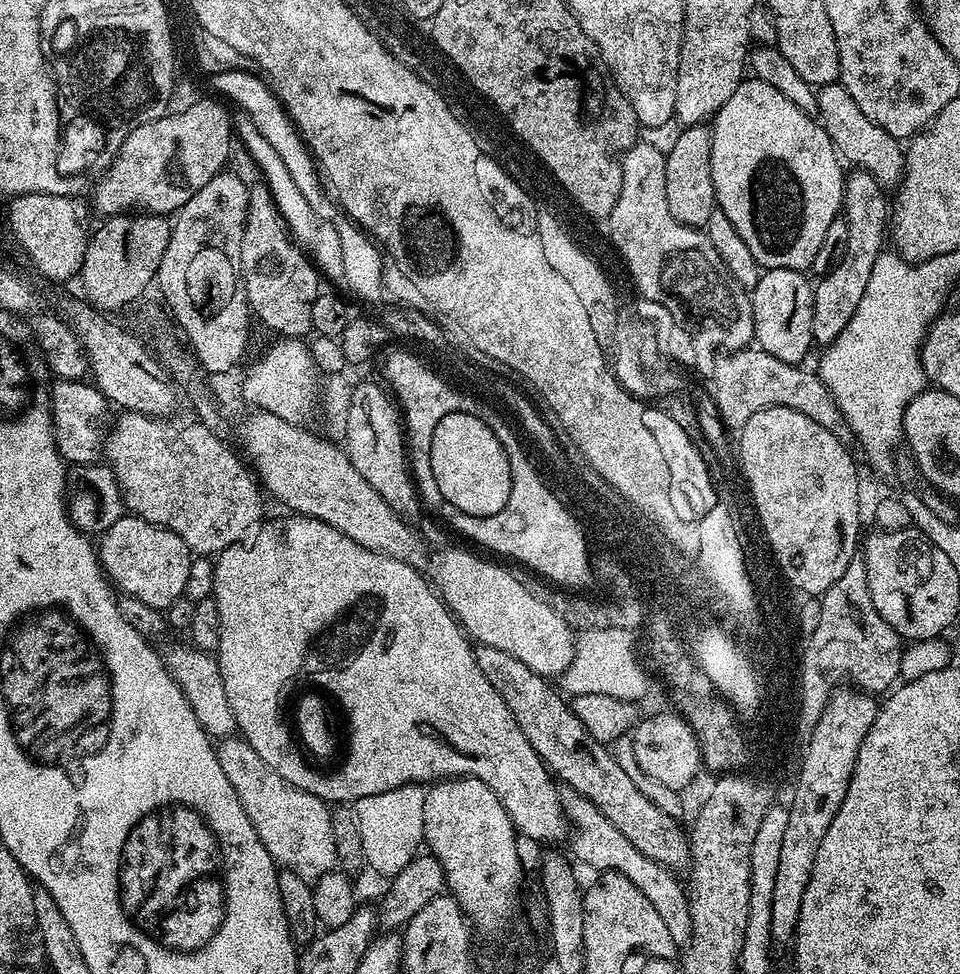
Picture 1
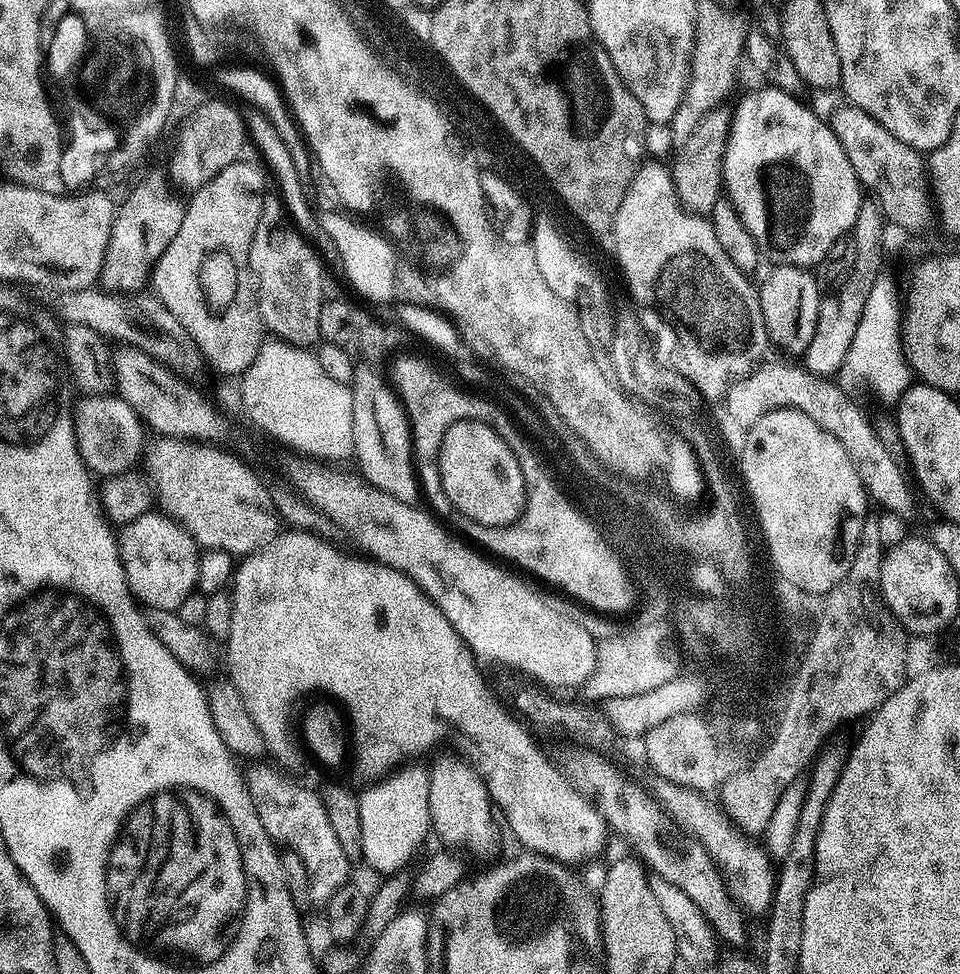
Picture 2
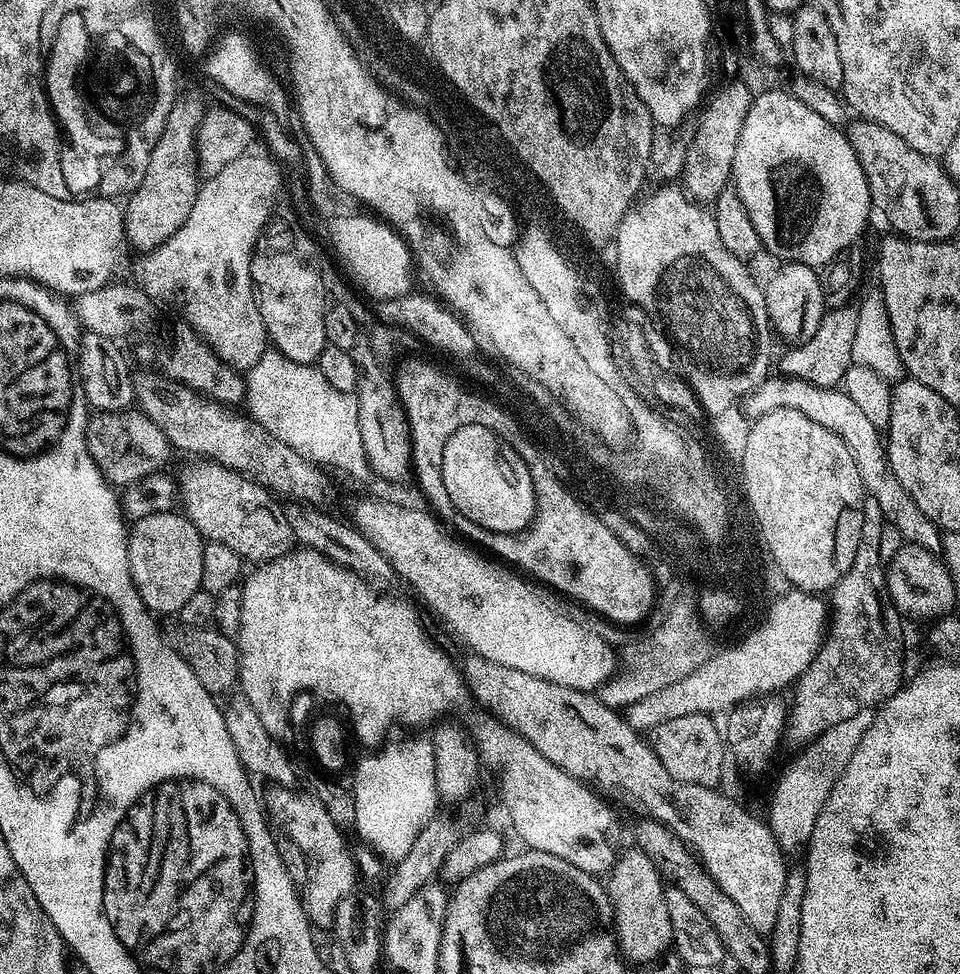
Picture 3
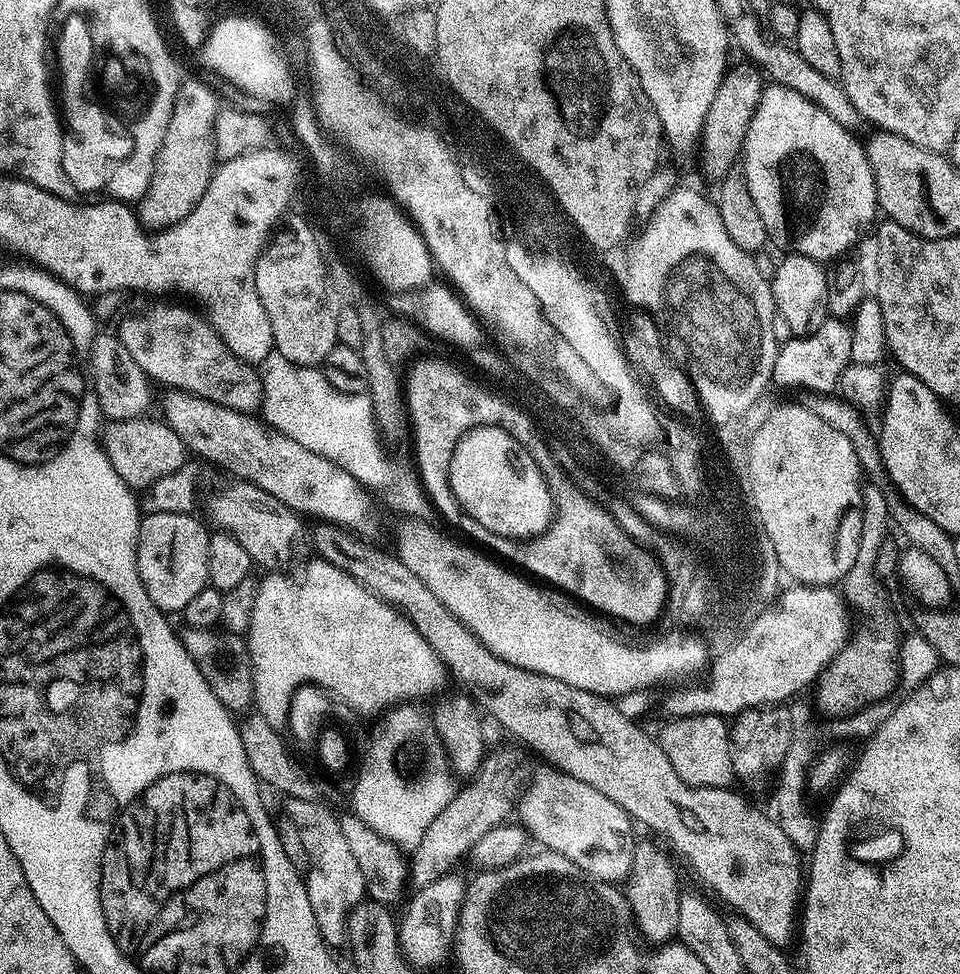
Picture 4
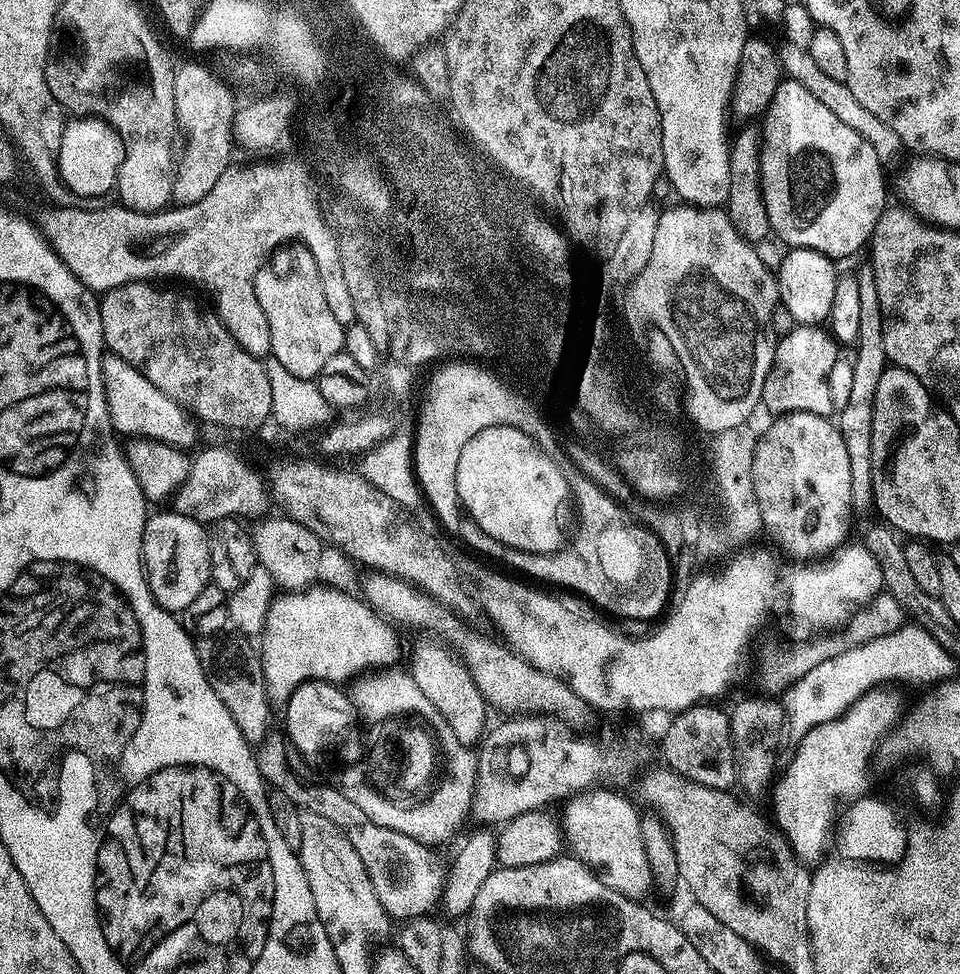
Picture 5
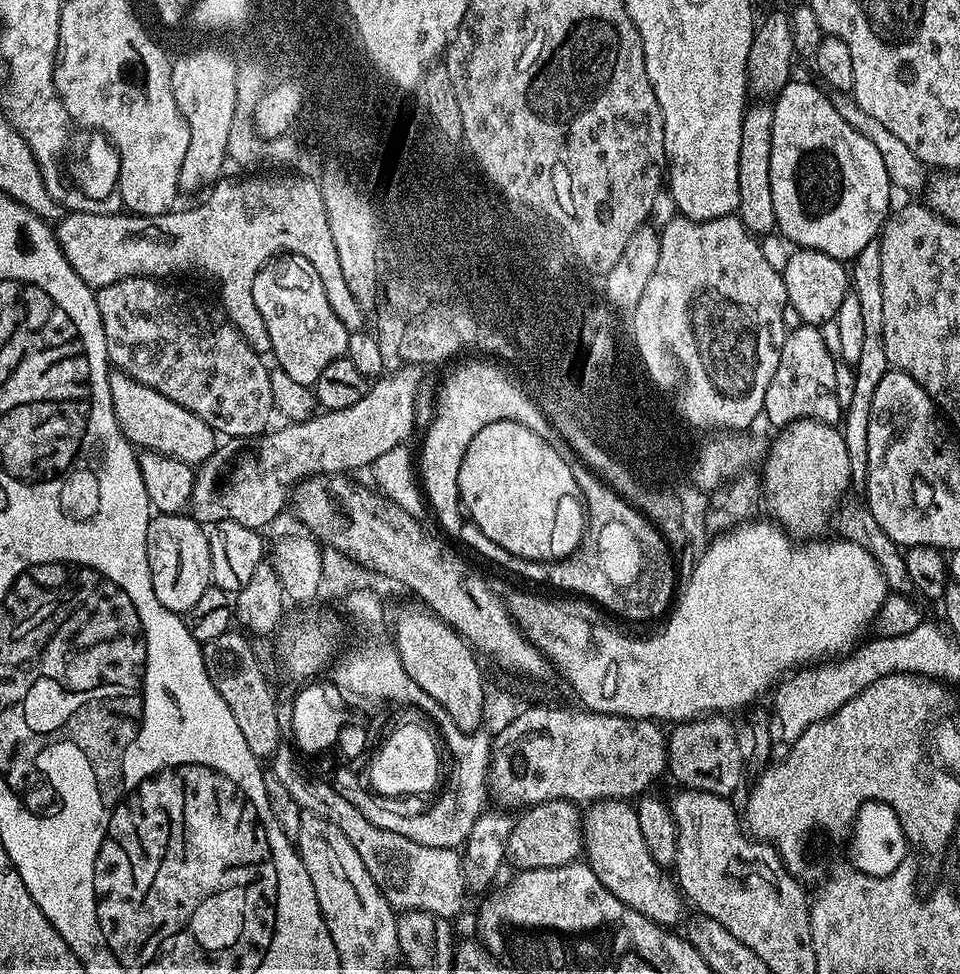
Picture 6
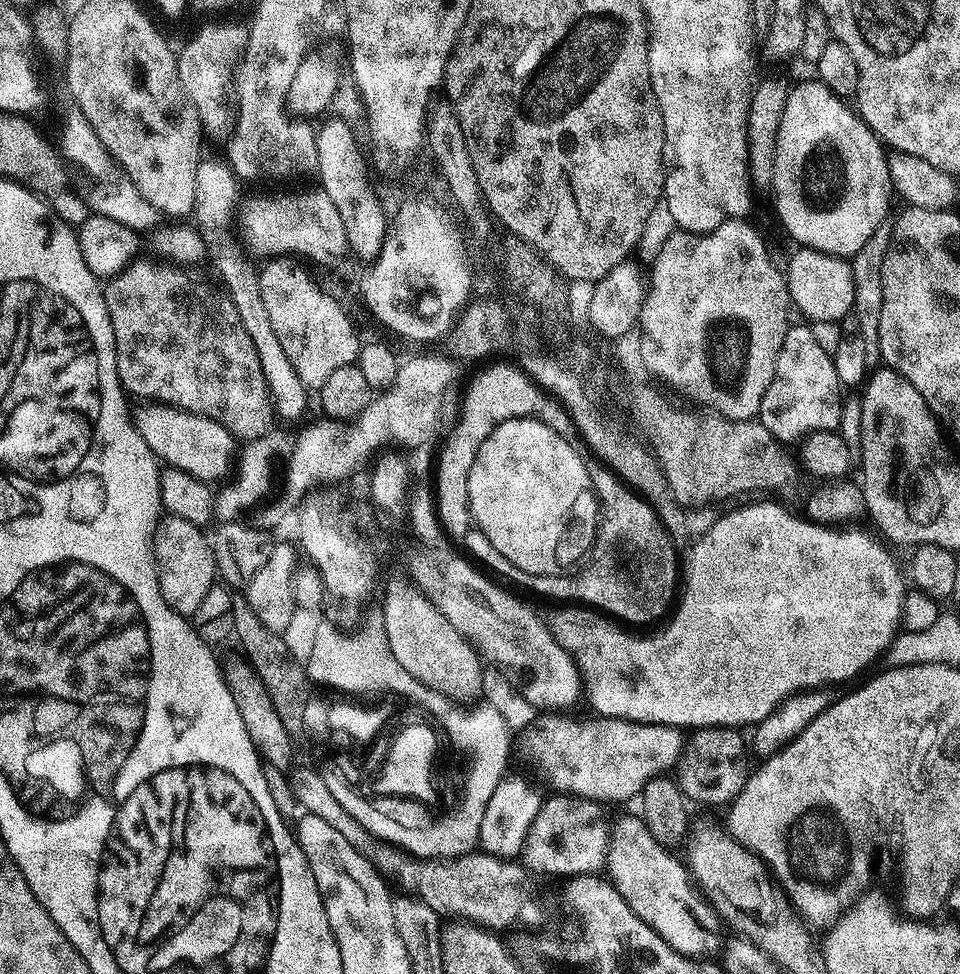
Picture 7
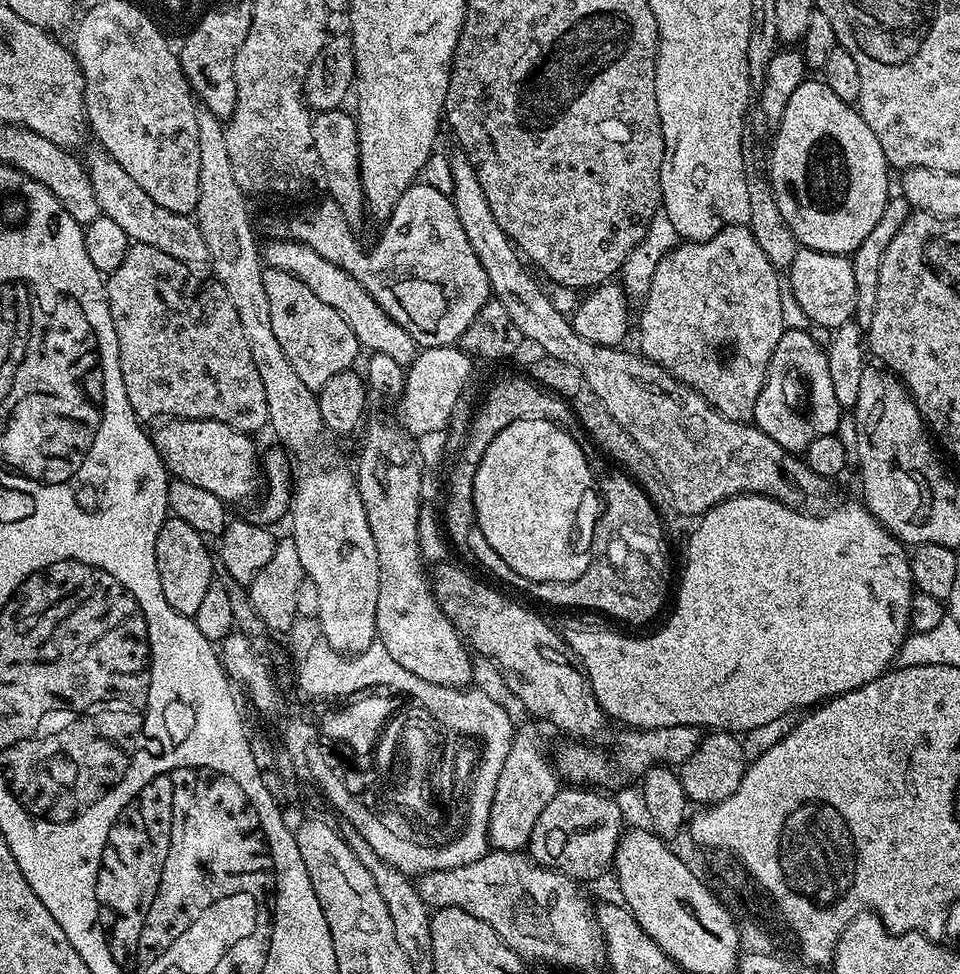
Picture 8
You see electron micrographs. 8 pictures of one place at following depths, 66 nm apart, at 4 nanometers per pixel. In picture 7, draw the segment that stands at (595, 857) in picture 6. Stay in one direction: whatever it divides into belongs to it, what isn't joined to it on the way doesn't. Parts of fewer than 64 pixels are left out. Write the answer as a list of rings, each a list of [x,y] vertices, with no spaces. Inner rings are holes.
[[[639,815],[620,816],[611,821],[606,876],[618,894],[622,894],[626,906],[682,956],[704,958],[707,952],[715,953],[721,947],[720,917],[700,895],[681,857],[679,860],[676,854],[663,848]]]

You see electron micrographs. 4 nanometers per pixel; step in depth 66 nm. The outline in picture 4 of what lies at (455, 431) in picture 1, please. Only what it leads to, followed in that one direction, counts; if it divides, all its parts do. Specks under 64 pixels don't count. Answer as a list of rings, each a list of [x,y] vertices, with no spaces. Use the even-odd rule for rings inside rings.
[[[483,425],[480,428],[472,428],[461,437],[450,458],[448,481],[463,515],[474,518],[475,522],[480,522],[482,526],[486,526],[486,530],[494,534],[508,536],[512,540],[531,540],[533,536],[544,533],[552,523],[554,501],[547,482],[541,476],[539,467],[522,455],[519,442],[504,429]]]

